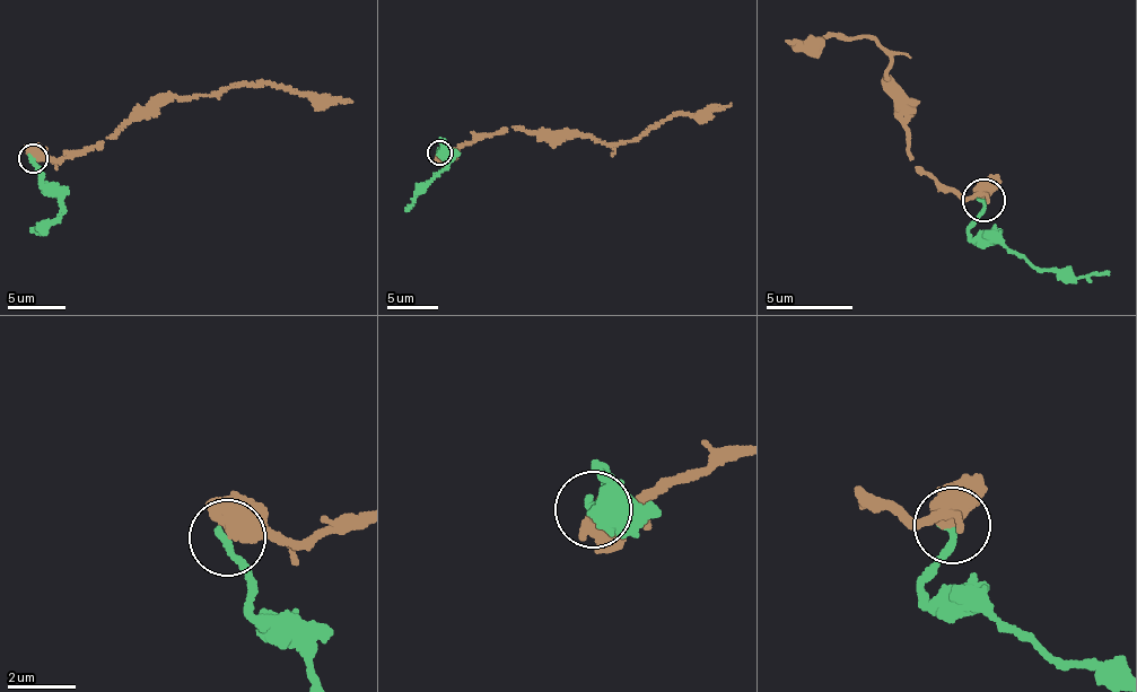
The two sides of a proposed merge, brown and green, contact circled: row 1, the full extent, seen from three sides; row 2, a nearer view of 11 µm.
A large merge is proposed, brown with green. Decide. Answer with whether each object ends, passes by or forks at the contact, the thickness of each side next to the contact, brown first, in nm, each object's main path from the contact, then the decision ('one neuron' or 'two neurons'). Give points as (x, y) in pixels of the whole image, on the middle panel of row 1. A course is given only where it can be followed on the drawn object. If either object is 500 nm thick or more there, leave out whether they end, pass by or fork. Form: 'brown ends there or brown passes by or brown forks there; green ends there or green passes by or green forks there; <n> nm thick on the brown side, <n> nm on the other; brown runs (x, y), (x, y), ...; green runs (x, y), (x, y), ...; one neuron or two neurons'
600 nm thick on the brown side, 240 nm on the other; brown runs (440, 152), (517, 126), (592, 134), (606, 143), (624, 141), (671, 115), (702, 115), (731, 103); green runs (440, 152), (440, 141), (446, 165), (407, 211); two neurons

